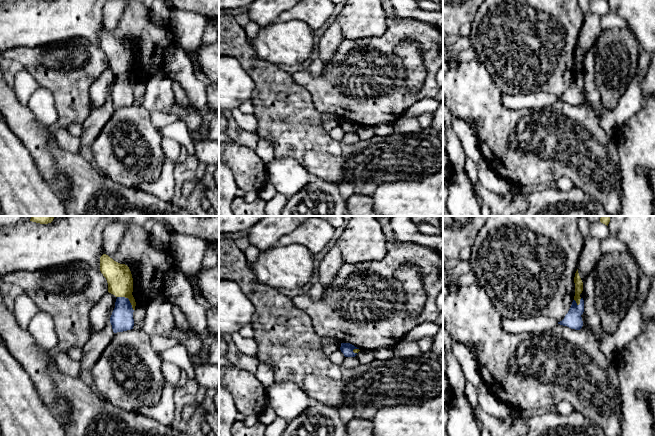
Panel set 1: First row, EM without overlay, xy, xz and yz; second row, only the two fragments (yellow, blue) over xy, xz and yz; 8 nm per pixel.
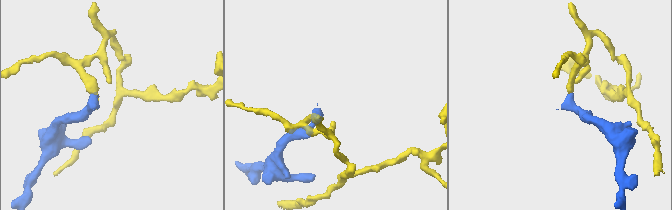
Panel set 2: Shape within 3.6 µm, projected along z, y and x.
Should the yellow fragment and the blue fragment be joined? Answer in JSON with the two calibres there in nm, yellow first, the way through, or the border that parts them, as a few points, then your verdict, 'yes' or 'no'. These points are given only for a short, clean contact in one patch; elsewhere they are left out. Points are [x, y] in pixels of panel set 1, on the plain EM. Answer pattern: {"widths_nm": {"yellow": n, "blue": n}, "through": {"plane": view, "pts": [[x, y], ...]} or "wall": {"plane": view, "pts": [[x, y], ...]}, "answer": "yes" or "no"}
{"widths_nm": {"yellow": 200, "blue": 180}, "through": {"plane": "xy", "pts": [[119, 54], [123, 69], [128, 74], [121, 95]]}, "answer": "yes"}

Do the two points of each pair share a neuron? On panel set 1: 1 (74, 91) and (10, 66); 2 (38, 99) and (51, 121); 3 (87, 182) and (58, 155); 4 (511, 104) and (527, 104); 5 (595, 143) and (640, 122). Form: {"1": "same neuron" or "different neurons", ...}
{"1": "different neurons", "2": "same neuron", "3": "same neuron", "4": "same neuron", "5": "different neurons"}

